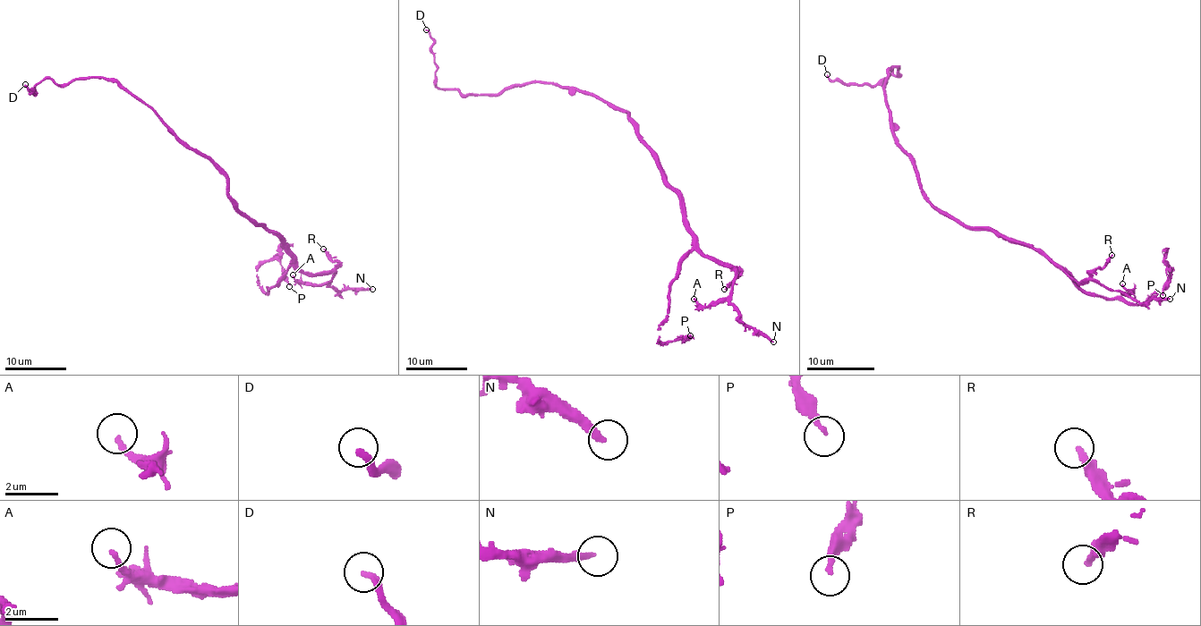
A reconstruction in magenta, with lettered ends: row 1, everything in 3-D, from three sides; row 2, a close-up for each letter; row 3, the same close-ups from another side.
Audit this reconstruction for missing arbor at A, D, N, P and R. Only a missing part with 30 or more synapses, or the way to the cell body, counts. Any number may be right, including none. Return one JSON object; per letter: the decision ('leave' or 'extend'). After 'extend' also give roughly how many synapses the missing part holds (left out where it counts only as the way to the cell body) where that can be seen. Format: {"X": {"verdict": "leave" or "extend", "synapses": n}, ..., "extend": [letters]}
{"A": {"verdict": "leave"}, "D": {"verdict": "leave"}, "N": {"verdict": "leave"}, "P": {"verdict": "leave"}, "R": {"verdict": "leave"}, "extend": []}

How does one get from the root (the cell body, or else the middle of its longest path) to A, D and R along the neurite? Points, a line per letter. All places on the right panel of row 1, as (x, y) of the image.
A: (933, 204), (970, 228), (992, 228), (1012, 243), (1043, 249), (1077, 282), (1098, 280), (1128, 293), (1122, 283)
D: (933, 204), (892, 131), (884, 83), (898, 68), (898, 74), (892, 68), (874, 84), (842, 83), (827, 74)
R: (933, 204), (970, 228), (992, 228), (1012, 243), (1043, 249), (1077, 282), (1085, 280), (1102, 268), (1111, 255)

